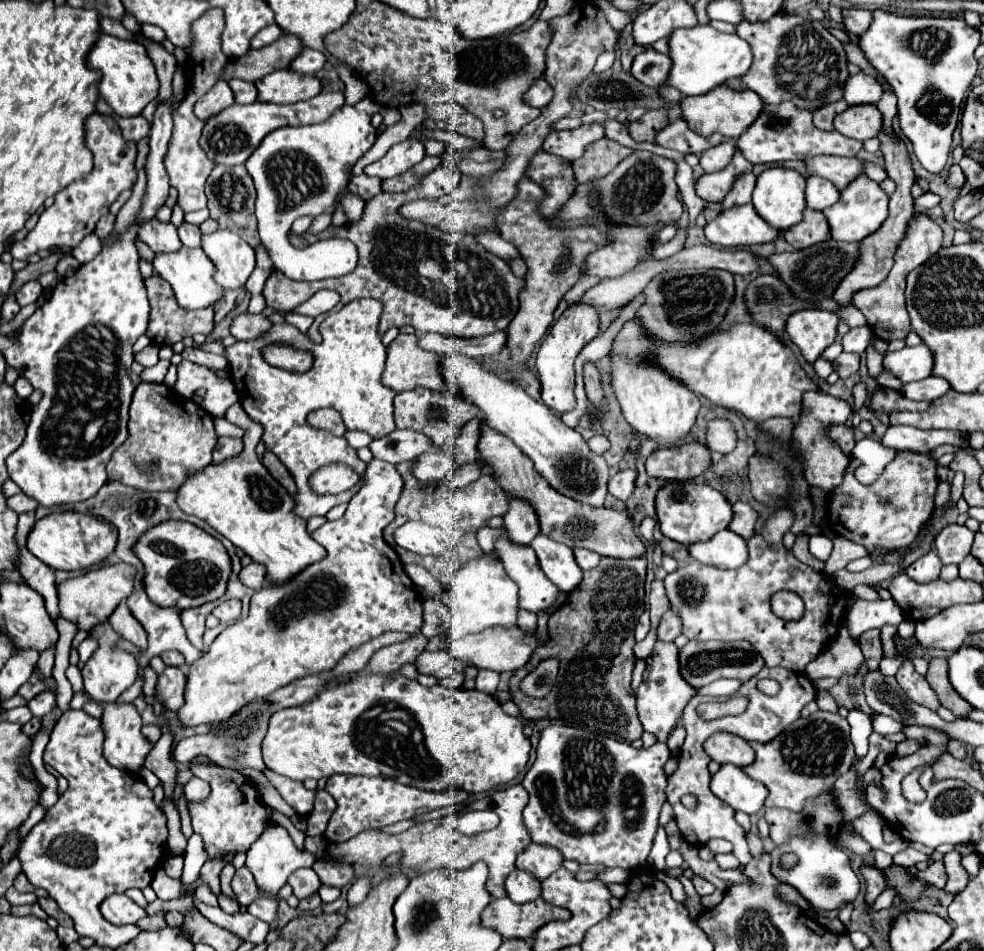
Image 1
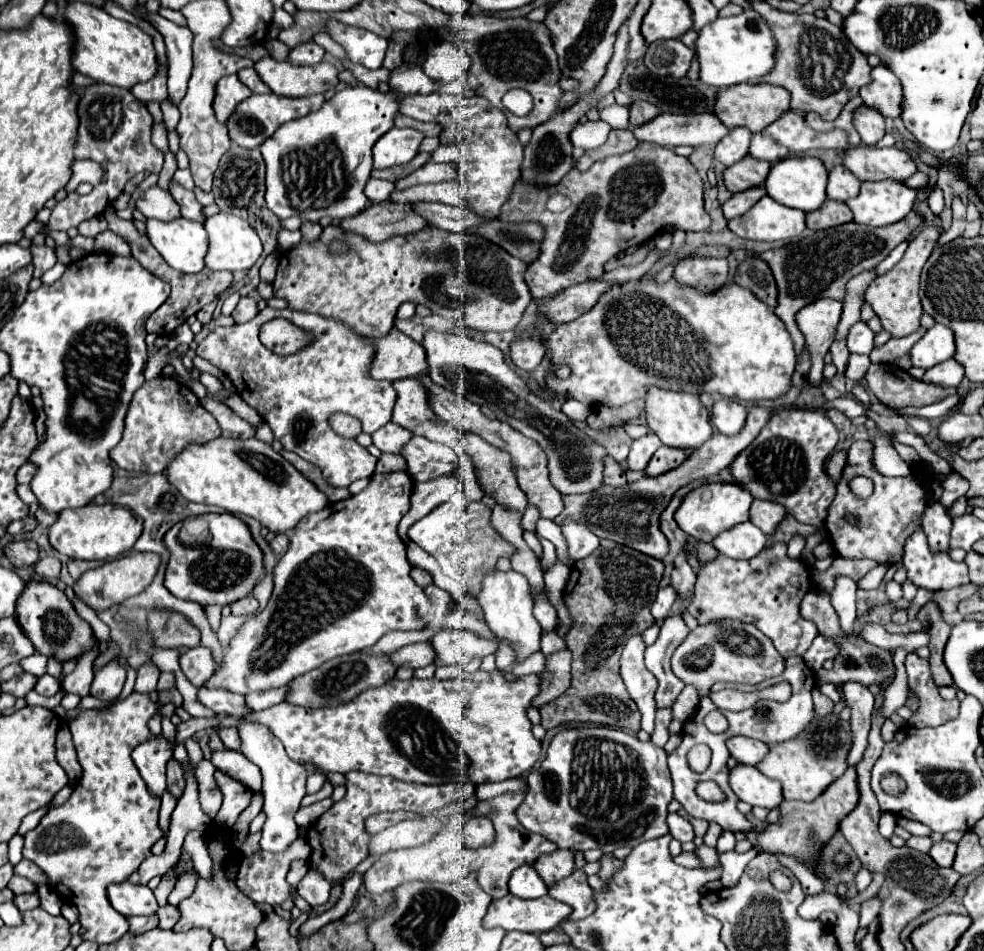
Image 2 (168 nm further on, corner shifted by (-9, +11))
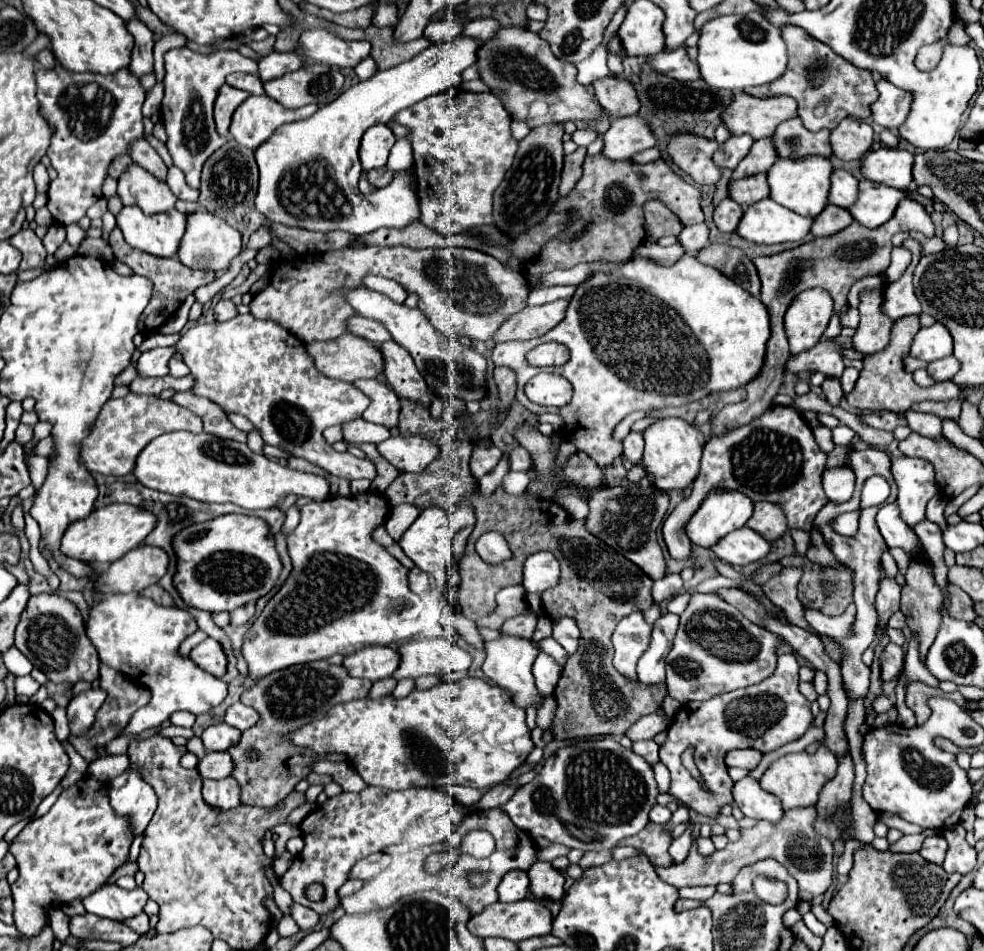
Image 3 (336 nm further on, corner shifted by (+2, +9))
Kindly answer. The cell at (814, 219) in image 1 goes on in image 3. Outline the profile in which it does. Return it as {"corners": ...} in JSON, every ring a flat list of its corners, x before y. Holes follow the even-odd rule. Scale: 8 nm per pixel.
{"corners":[[827,205,825,211,821,211,815,217,811,235,815,235,815,237,829,237,829,235,835,235,837,231,843,231,851,223,853,223,853,217,851,217,851,213,847,209,841,209,837,205]]}

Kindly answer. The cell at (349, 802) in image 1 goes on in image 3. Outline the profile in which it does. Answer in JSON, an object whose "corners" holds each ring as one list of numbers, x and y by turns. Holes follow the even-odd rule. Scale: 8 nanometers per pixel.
{"corners":[[367,787,361,793,341,793,337,797,331,797,323,805,313,809,299,825,305,847,281,877,281,887,293,897,295,903,305,905,319,915,327,915,337,909,341,901,337,891,349,879,349,873,357,861,371,853,383,851,389,845,401,843,405,829,413,821,427,817,431,809,447,809,451,803,453,797,449,797,445,791,425,787,407,791],[309,883,321,883,325,887,325,899,321,903,311,903,305,897,305,887]]}

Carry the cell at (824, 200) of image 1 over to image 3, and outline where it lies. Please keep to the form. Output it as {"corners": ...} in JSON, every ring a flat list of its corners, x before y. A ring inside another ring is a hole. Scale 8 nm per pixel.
{"corners":[[837,169,833,171,831,175,831,191,829,191,829,201,837,207,851,207,855,203,859,195,859,181,843,171,843,169]]}

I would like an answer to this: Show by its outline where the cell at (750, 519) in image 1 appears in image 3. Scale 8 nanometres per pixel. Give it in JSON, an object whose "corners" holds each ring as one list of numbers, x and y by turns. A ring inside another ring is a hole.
{"corners":[[767,501,755,503,753,517,749,519,747,525,753,531,757,531,759,535,765,535,765,539,769,539,769,541,781,539,783,533,787,531,787,519,785,519,783,509,775,503,767,503]]}

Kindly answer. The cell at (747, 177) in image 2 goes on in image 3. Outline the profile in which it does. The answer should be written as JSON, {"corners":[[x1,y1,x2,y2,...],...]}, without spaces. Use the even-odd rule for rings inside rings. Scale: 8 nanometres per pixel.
{"corners":[[753,175,749,179,739,179,737,183,729,185,729,197,739,203,741,207,749,207,761,199,769,197,769,185,767,175]]}

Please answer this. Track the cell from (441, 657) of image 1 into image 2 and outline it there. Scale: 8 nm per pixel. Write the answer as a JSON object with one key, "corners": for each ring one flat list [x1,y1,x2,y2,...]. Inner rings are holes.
{"corners":[[432,643,406,645,406,647,398,649,398,651,394,651,390,657,392,657,392,661,396,661,398,667,404,665,404,667,412,667,412,669,436,663,436,651,434,651]]}

